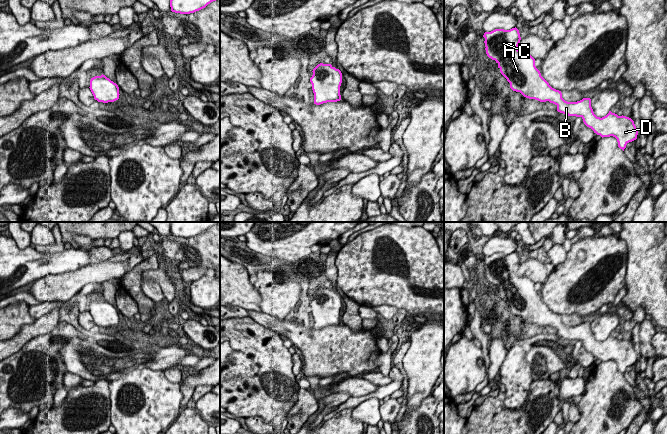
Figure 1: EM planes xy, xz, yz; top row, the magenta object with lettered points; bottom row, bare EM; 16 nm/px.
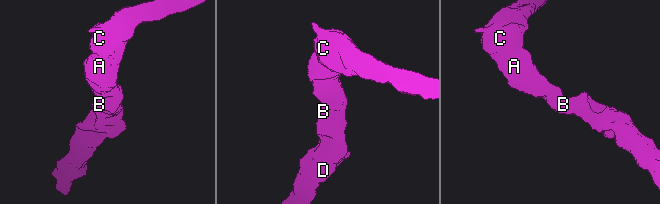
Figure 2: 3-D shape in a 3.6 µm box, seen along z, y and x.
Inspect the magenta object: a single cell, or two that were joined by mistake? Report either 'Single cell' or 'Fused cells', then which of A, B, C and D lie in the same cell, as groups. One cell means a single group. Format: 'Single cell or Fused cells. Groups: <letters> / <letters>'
Single cell. Groups: A B C D

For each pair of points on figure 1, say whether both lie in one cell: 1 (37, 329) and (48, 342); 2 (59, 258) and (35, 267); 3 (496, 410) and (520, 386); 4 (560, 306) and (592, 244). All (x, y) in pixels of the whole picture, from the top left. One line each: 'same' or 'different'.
1: different
2: same
3: different
4: same

